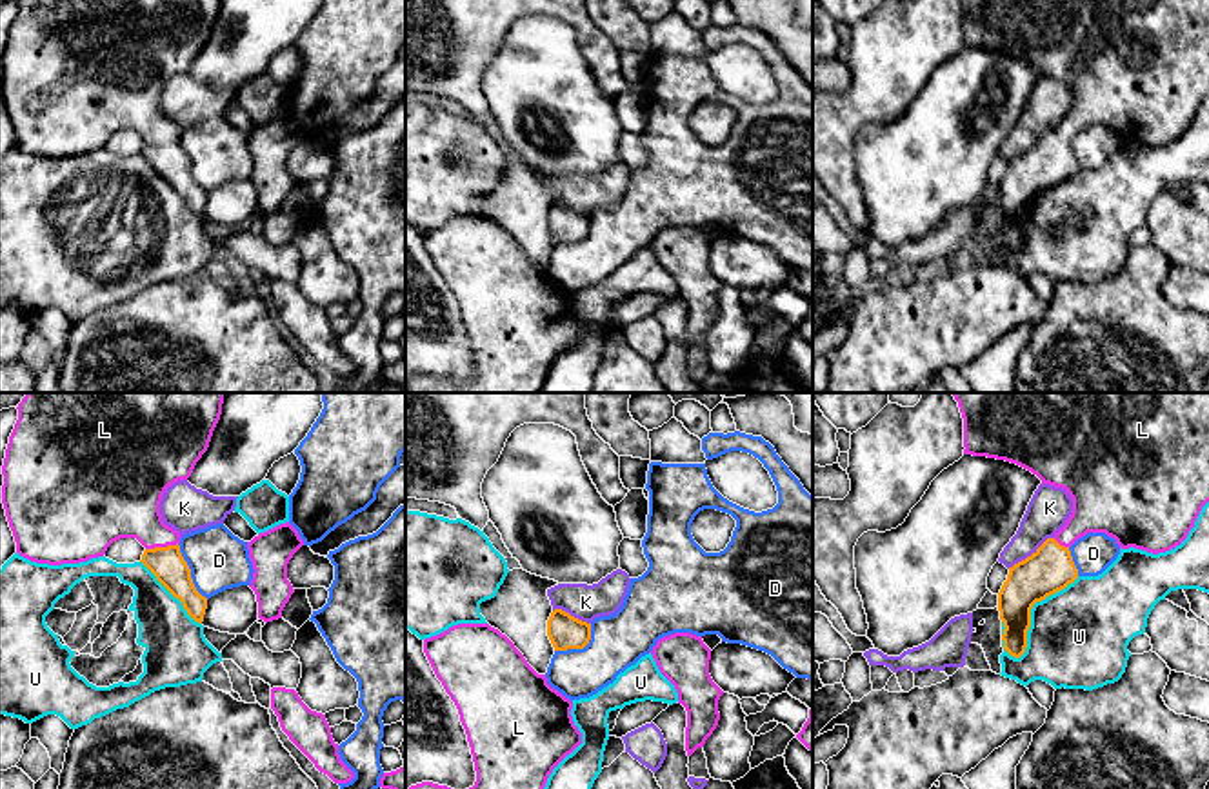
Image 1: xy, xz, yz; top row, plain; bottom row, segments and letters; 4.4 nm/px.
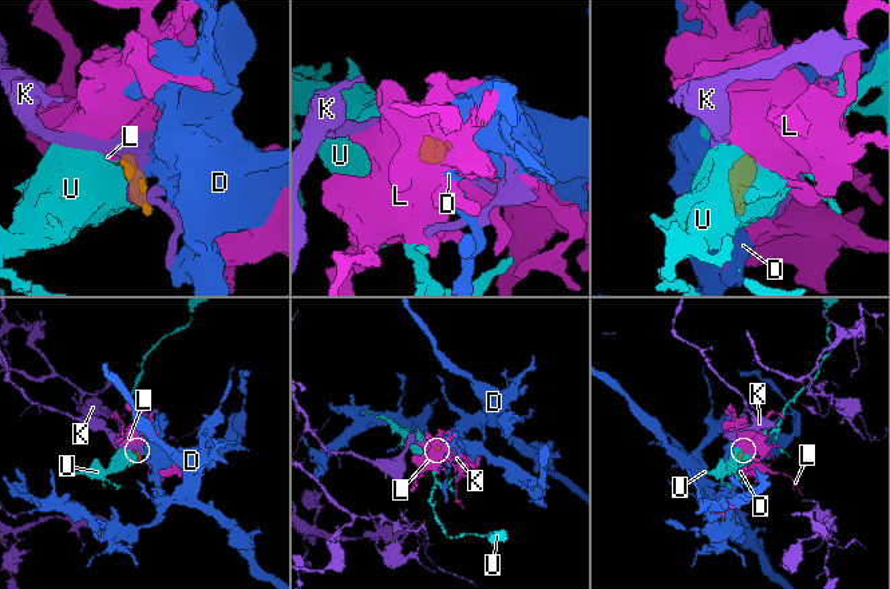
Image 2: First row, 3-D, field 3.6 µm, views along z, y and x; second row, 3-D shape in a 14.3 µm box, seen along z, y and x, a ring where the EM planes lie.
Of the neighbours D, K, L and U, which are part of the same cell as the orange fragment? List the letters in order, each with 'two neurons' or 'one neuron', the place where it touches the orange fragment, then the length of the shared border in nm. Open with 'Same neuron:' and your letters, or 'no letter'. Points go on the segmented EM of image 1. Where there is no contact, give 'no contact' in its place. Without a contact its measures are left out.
Same neuron: L
D: two neurons; meets orange in xy at (189, 573); contact 280 nm long
K: two neurons; meets orange in yz at (1031, 555); contact 240 nm long
L: one neuron; meets orange in xy at (160, 548); contact 150 nm long
U: two neurons; meets orange in yz at (1029, 613); contact 460 nm long

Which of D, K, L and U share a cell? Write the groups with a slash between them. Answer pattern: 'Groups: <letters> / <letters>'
Groups: D / K / L / U

